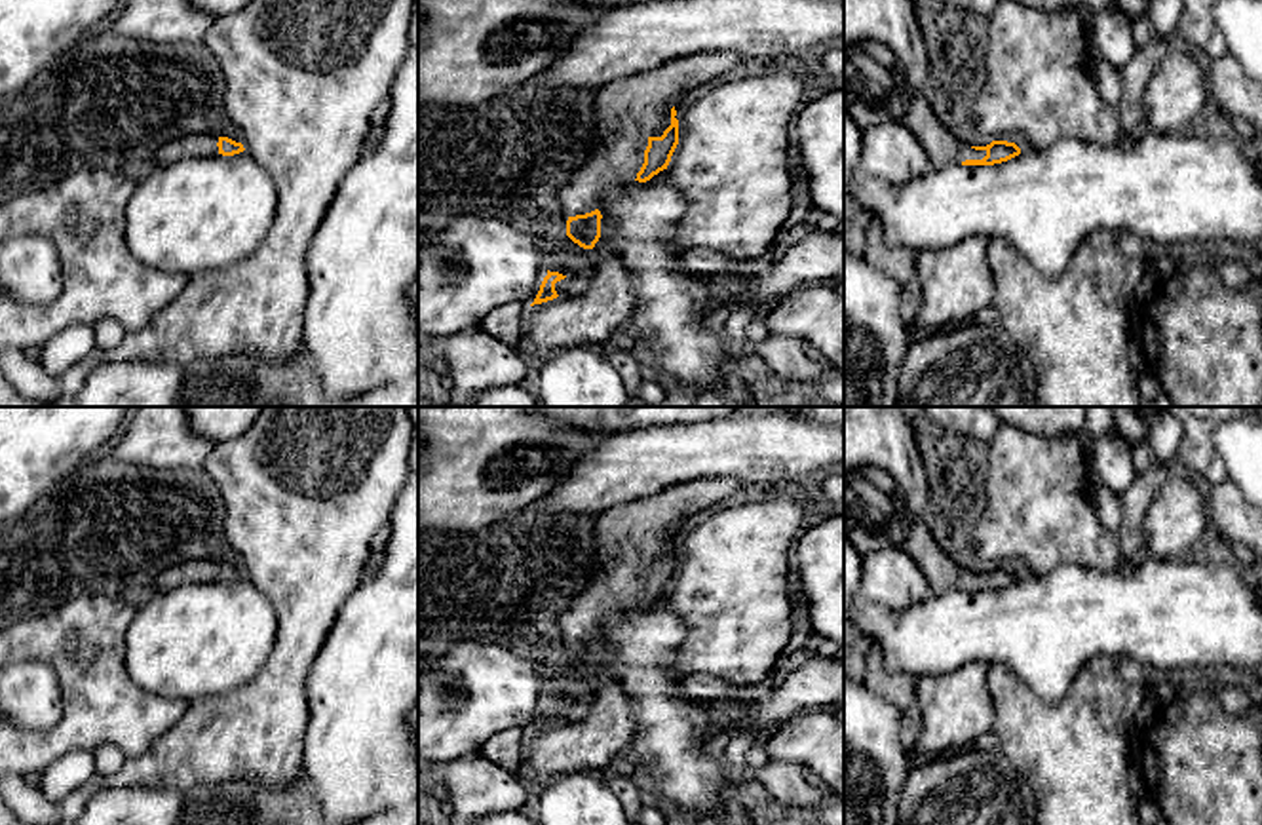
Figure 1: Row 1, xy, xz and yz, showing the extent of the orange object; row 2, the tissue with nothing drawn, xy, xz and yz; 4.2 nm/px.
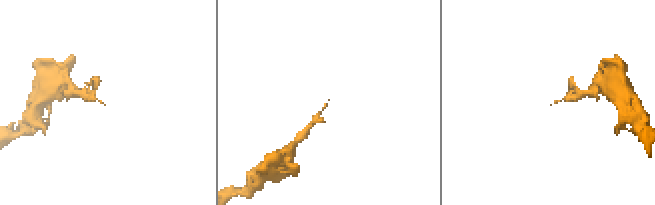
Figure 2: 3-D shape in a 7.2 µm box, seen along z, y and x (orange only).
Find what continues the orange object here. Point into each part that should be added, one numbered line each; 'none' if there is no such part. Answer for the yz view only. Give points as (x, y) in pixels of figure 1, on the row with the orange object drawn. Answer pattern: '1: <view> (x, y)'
1: yz (941, 147)

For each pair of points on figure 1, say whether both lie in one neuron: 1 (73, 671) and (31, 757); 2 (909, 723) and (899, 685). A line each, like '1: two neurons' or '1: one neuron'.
1: one neuron
2: one neuron

